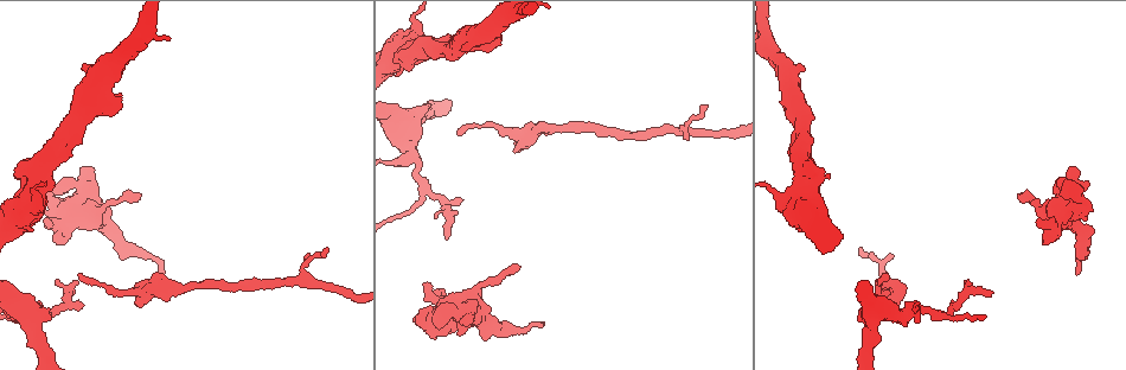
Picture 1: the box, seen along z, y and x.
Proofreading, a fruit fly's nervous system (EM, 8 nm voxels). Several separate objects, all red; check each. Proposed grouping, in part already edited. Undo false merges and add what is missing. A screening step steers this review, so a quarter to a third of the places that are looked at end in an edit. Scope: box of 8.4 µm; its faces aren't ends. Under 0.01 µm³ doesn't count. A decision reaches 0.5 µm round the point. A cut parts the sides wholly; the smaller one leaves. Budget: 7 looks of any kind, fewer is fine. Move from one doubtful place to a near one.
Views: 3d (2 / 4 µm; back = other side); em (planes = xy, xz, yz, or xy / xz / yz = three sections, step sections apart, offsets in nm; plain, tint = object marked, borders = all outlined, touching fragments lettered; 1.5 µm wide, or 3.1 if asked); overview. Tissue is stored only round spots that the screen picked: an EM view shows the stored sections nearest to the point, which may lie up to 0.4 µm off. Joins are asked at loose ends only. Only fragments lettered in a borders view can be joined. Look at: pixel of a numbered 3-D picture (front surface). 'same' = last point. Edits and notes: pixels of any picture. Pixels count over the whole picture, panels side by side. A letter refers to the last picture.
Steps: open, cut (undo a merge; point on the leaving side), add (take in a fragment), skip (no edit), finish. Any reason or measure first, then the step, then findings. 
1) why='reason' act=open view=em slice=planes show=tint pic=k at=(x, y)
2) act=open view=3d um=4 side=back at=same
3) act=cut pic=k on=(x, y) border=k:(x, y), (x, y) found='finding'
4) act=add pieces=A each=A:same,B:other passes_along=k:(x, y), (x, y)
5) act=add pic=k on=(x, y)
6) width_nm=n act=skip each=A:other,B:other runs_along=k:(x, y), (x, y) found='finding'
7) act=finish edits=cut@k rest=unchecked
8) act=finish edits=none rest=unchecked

why='free end' act=open view=3d um=2 pic=1 at=(80, 273)

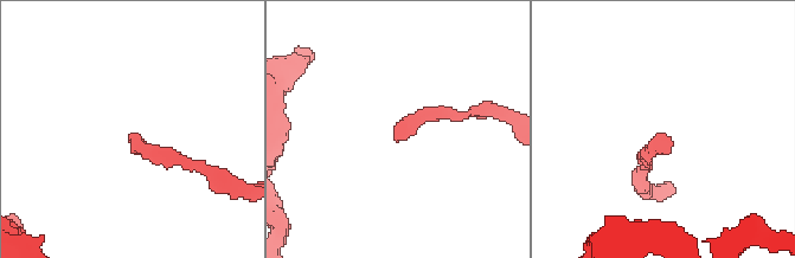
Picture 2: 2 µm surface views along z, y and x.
act=open view=em slice=yz step=4 show=borders pic=2 at=(666, 136)

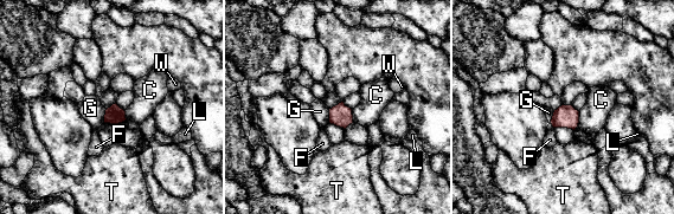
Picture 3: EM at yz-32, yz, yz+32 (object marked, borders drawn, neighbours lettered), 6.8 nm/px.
act=open view=em slice=planes show=borders at=same

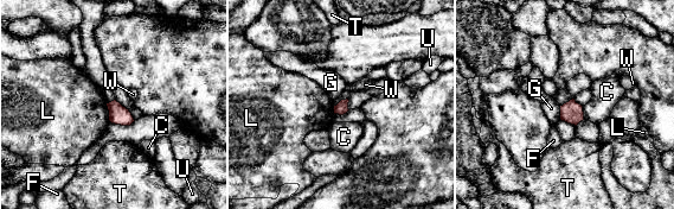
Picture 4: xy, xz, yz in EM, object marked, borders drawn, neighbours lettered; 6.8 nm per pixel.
width_nm=90 longest_contact=L:130nm act=skip each=C:other,F:other,G:other,L:other,T:other,U:other,W:other found='none of them fits'

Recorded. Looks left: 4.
why='an open end' act=open view=em slice=planes show=borders pic=1 at=(1045, 243)

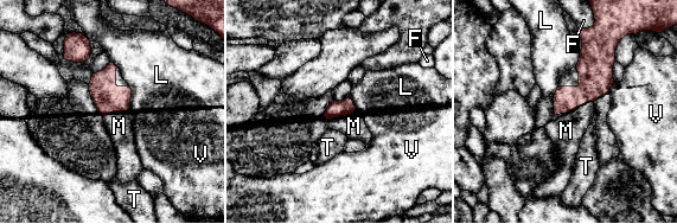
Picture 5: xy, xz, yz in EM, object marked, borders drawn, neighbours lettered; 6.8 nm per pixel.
longest_contact=M:280nm act=add pieces=M each=F:other,L:other,M:same,T:other,V:other found='the neuron continues'

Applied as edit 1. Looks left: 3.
why='branch stops here' act=open view=em slice=yz step=8 show=borders pic=1 at=(1076, 273)

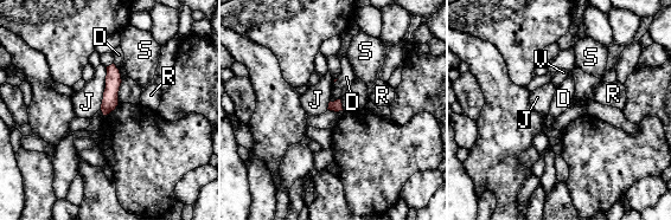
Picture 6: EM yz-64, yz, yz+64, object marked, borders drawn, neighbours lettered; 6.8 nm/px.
why='cut it another way' act=open view=em slice=planes show=borders at=same

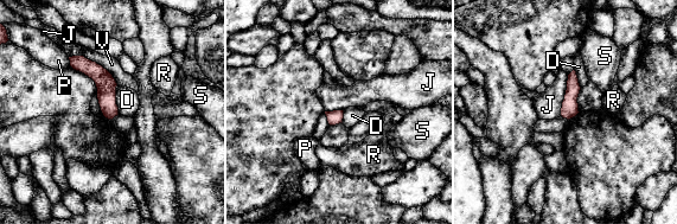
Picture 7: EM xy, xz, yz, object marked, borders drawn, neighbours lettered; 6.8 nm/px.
width_nm=100 act=skip each=D:other,J:other,P:other,R:other,S:other,V:other runs_along=7:(72, 59), (106, 84), (114, 113) found='no lettered fragment goes on from it'

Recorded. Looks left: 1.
act=finish edits=add@5 rest=unchecked

